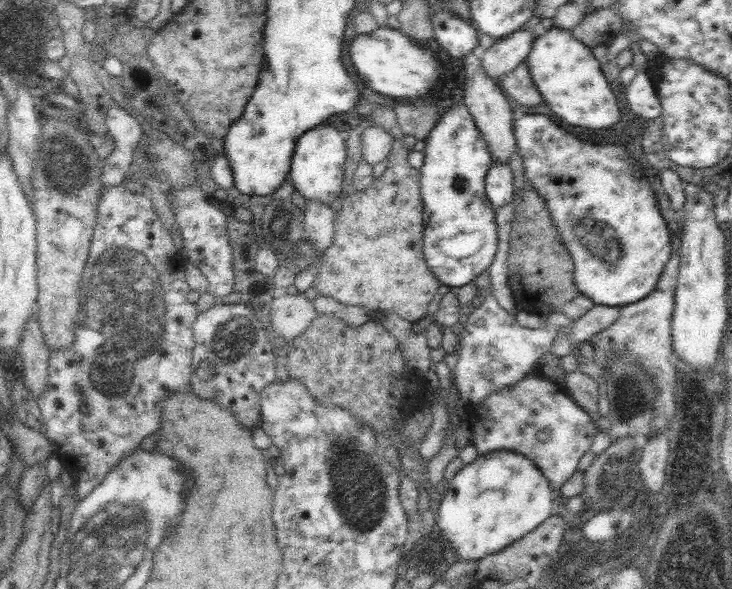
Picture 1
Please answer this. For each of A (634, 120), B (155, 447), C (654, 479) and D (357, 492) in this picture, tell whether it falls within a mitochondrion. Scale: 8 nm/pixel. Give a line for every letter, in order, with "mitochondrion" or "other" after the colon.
A: other
B: other
C: mitochondrion
D: mitochondrion

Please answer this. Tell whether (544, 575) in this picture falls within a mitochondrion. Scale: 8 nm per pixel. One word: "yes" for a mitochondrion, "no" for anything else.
yes

